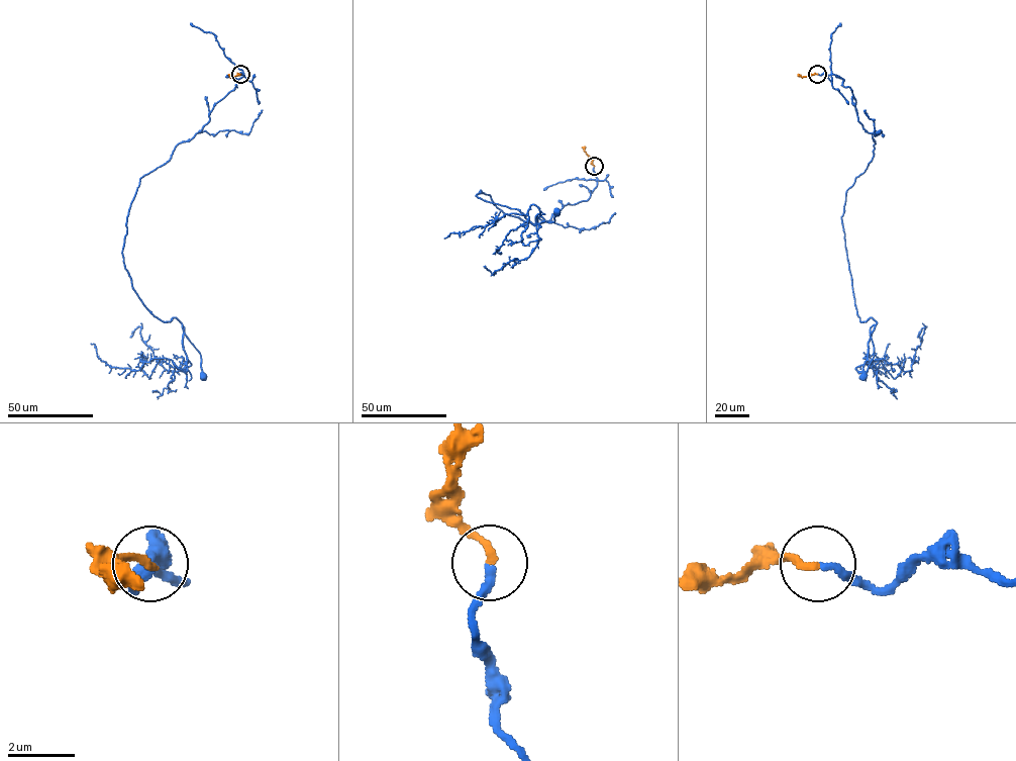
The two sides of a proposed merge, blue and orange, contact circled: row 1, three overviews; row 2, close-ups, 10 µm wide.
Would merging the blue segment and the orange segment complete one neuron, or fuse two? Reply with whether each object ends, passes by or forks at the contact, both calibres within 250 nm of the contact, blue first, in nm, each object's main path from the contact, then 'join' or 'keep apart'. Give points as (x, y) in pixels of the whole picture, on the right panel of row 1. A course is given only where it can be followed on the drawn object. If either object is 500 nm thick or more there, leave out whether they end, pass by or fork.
blue ends there; orange ends there; 220 nm thick on the blue side, 220 nm on the other; blue runs (817, 74), (843, 79), (875, 143), (841, 216), (856, 312), (877, 323), (862, 376); orange runs (817, 74), (802, 77), (798, 74); join

